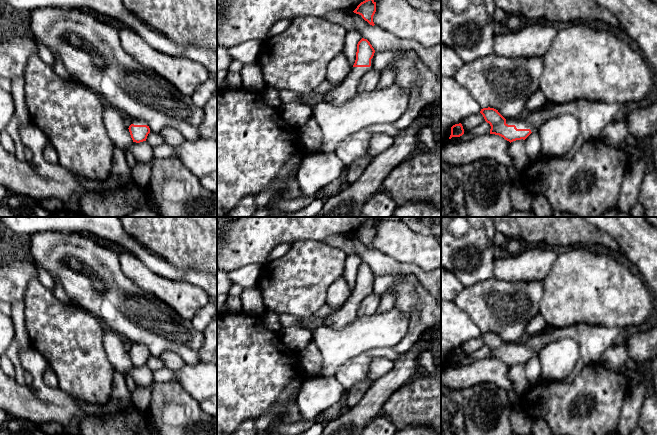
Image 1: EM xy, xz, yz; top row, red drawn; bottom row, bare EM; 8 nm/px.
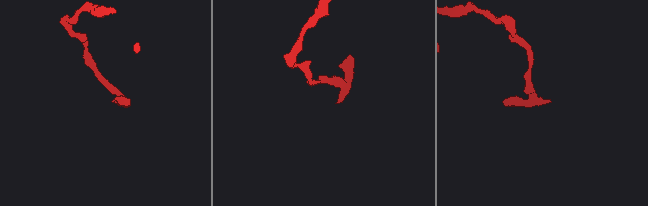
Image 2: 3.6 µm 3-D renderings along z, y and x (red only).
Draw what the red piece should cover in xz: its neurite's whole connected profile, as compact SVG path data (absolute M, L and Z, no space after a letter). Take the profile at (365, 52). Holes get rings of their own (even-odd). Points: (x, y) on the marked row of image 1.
M362 38L357 44L356 60L350 72L334 89L326 93L325 101L341 106L358 93L358 86L365 73L372 69L375 50L367 39Z

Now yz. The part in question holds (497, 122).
M483 108L480 113L491 126L490 134L499 135L510 143L516 140L525 140L531 133L538 133L539 130L539 127L535 127L522 117L511 121L506 120L494 108Z

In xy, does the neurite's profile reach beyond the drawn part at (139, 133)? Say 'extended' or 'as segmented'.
extended

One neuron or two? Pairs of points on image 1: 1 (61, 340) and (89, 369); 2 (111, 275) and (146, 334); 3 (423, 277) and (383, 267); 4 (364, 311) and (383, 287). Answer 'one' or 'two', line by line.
1: one
2: one
3: one
4: two

